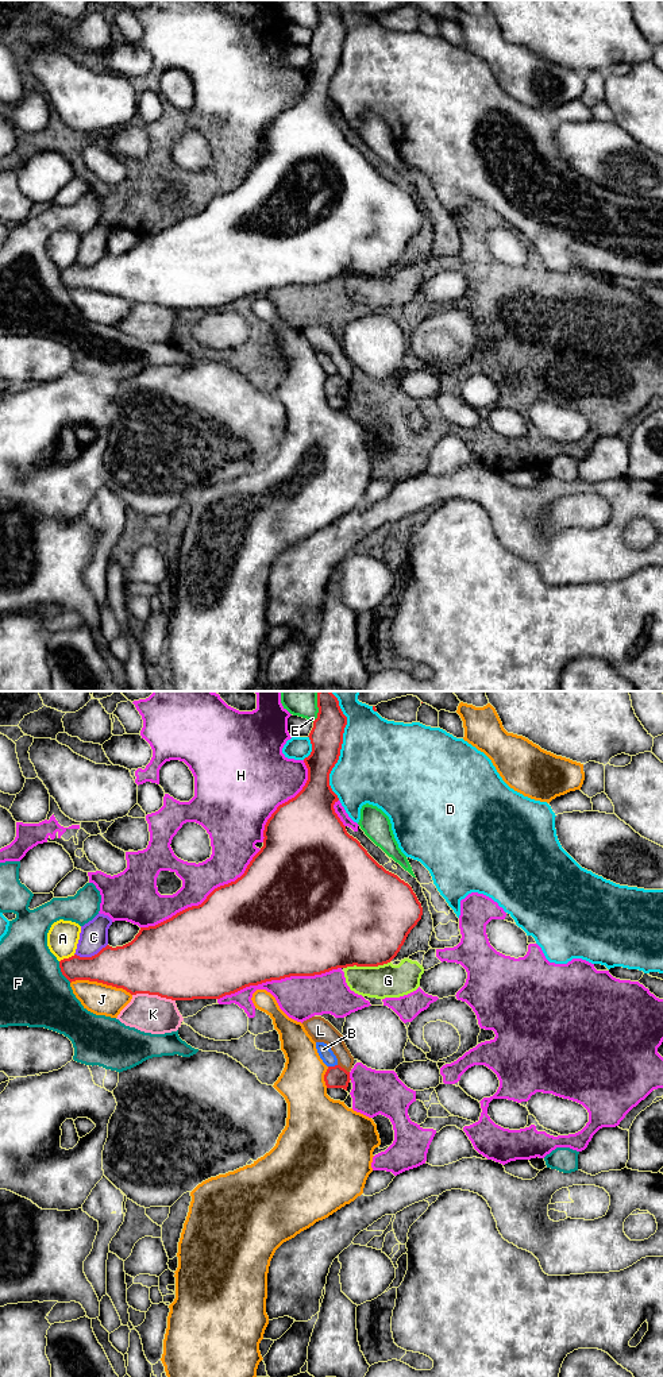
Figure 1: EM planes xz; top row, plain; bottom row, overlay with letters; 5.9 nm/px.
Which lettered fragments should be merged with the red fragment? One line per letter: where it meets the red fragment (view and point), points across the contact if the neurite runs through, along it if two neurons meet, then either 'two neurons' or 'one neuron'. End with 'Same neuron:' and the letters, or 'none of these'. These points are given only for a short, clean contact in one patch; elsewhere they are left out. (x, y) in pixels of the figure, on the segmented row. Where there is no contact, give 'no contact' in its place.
A: xz (66, 959) | two neurons
B: xz (332, 1067) | two neurons
C: xz (92, 956) | two neurons
D: xz (340, 745) | two neurons
E: xz (317, 706) | two neurons
F: xz (61, 971) | two neurons
G: xz (366, 965) | along xz (389, 961), (381, 965), (347, 965), (345, 968) | two neurons
H: xz (204, 901) | two neurons
J: xz (101, 982) | two neurons
K: xz (154, 994) | two neurons
L: xz (343, 1068) | along xz (338, 1064), (349, 1072) | two neurons
Same neuron: none of these

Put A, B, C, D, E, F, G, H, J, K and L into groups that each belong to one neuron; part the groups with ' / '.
A / B / C / D K L / E / F / G / H / J

